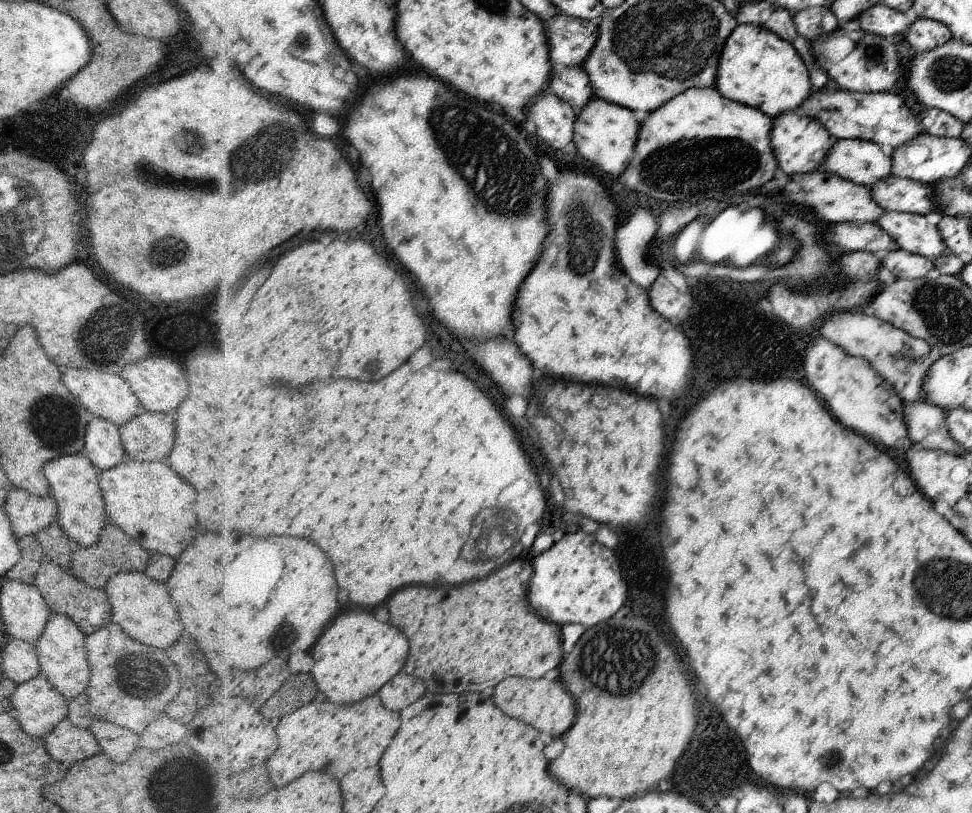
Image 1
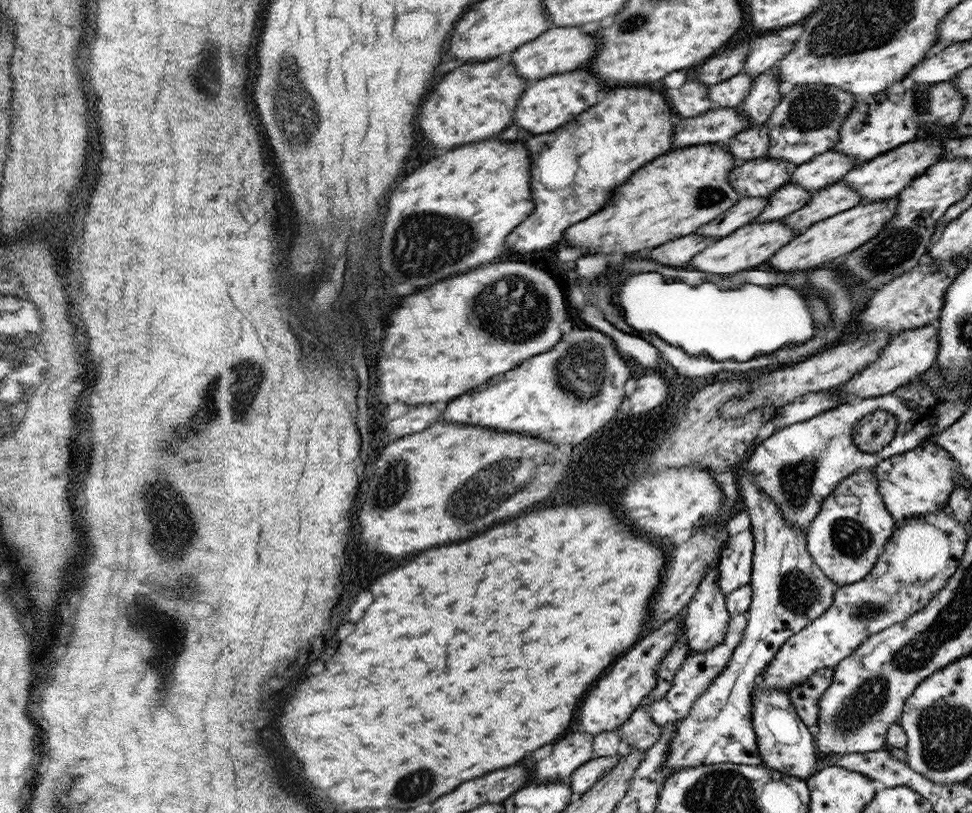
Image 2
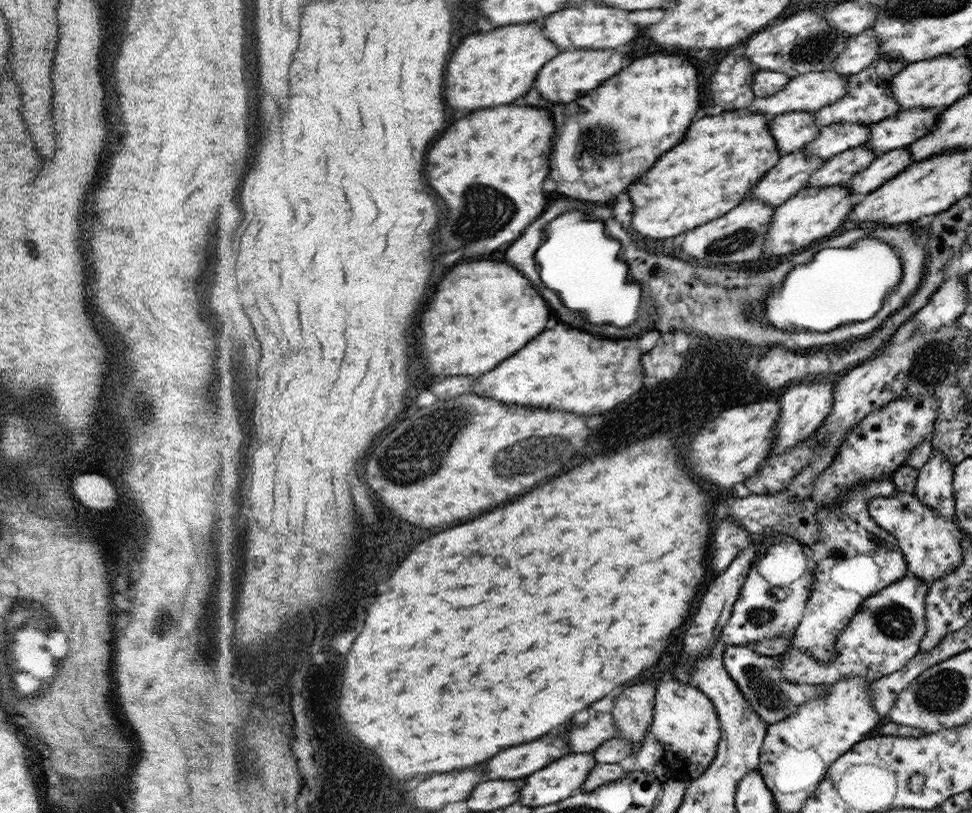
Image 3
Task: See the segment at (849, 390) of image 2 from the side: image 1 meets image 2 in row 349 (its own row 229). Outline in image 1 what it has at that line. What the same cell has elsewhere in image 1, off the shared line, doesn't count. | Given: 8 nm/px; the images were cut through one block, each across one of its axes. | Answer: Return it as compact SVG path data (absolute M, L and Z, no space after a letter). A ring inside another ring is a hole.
M888 211L876 223L897 243L899 249L932 260L949 254L938 226L930 224L925 215L904 213L902 211Z

